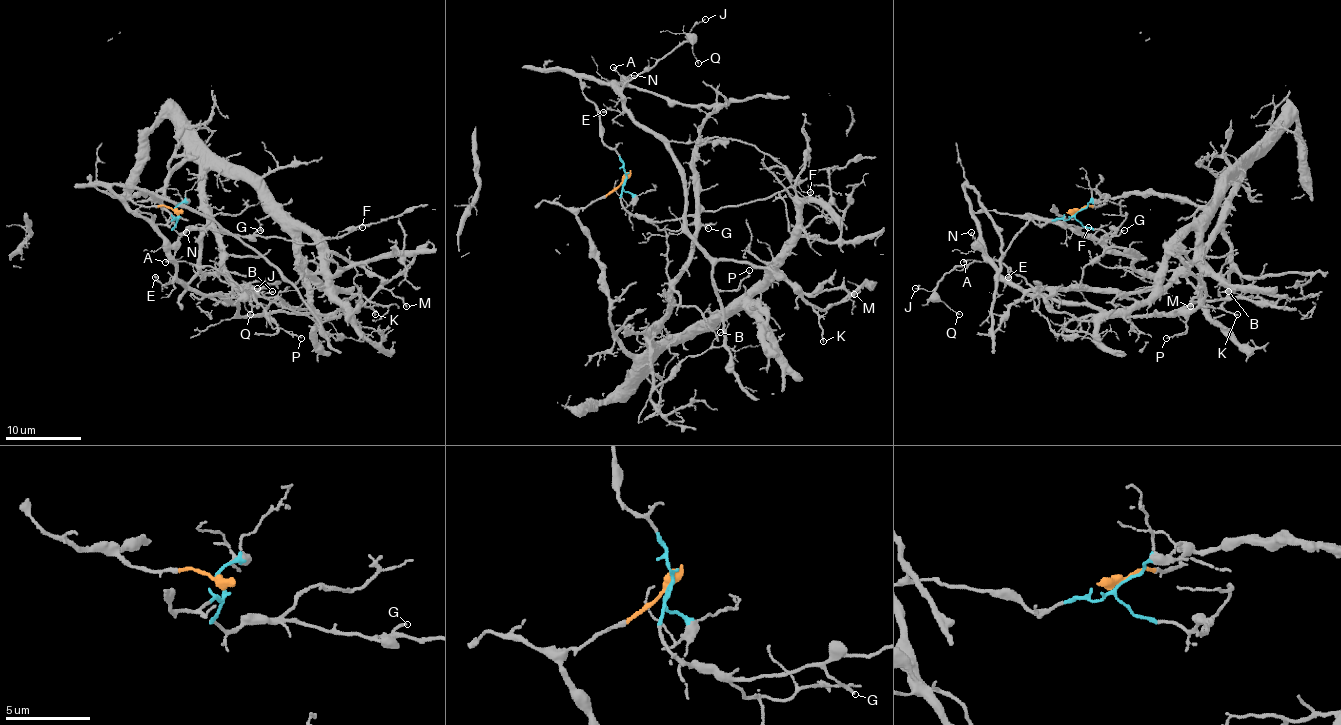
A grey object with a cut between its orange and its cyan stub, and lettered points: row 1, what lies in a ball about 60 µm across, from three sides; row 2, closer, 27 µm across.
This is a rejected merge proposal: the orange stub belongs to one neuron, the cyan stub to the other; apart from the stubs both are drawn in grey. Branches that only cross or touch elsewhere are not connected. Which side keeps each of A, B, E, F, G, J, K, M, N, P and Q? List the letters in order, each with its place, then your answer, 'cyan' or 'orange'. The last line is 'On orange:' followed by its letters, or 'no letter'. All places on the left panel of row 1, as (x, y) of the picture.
A: place (165, 262); cyan
B: place (272, 291); cyan
E: place (155, 277); cyan
F: place (362, 227); cyan
G: place (260, 230); cyan
J: place (257, 288); cyan
K: place (375, 314); cyan
M: place (406, 306); cyan
N: place (186, 232); cyan
P: place (301, 338); cyan
Q: place (250, 314); cyan
On orange: no letter

